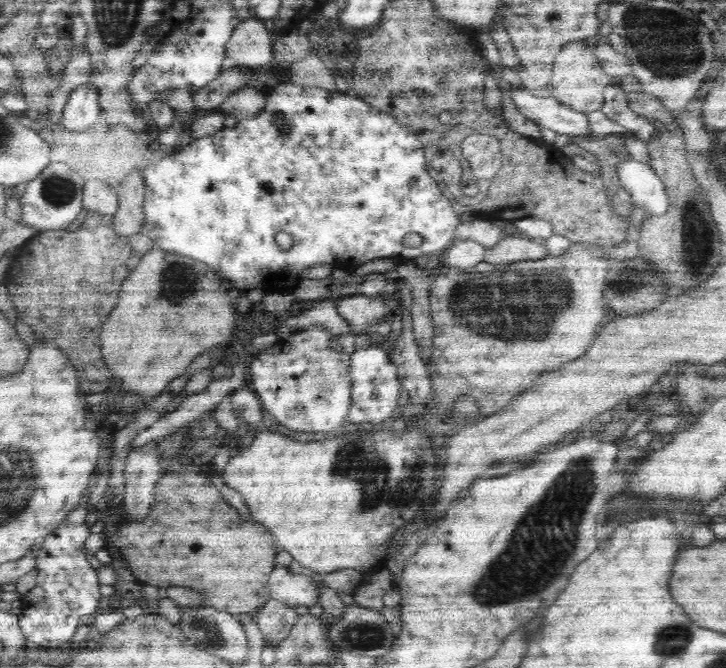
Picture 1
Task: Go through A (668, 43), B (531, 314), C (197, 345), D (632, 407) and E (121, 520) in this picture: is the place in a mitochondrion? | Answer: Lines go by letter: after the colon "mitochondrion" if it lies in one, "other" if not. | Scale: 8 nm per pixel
A: mitochondrion
B: mitochondrion
C: other
D: other
E: other

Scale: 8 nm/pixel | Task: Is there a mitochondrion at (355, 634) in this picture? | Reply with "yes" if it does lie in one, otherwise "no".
yes

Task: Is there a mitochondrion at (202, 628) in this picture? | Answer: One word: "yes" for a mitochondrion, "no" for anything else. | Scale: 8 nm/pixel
yes

